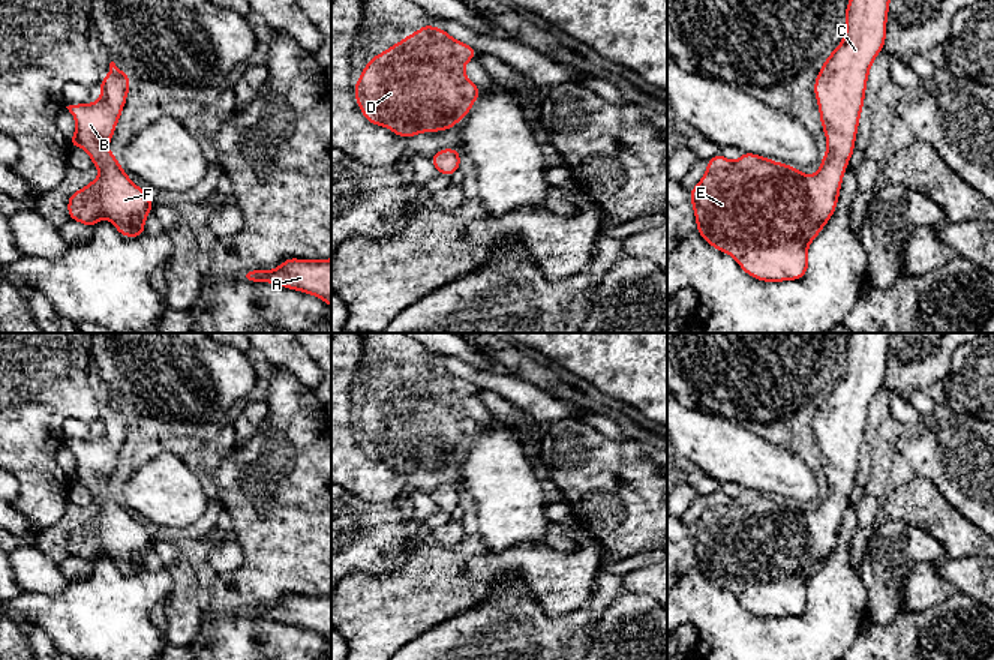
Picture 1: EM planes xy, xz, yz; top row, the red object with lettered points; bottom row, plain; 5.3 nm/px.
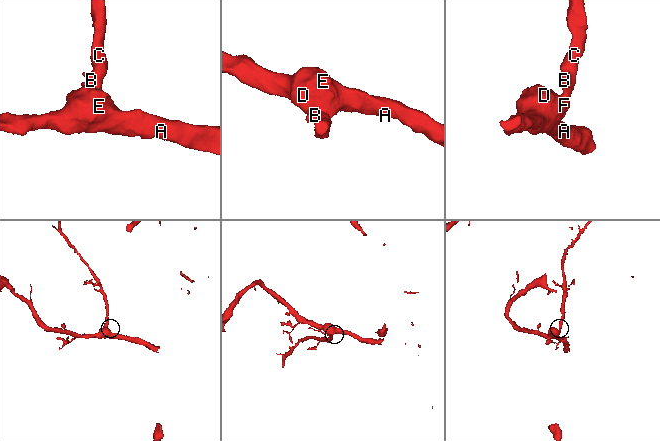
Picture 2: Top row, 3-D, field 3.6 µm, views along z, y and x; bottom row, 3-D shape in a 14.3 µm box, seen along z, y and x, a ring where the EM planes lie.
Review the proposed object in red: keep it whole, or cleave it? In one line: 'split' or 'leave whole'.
leave whole

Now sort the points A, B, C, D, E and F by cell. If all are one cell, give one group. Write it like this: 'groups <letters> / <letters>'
groups A B C D E F

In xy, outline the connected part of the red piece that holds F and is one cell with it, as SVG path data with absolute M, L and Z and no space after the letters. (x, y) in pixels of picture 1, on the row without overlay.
M109 399L108 411L100 417L100 436L66 442L76 458L69 482L81 482L99 504L96 516L69 531L70 556L94 564L106 554L123 573L144 573L147 550L153 546L150 532L136 522L118 501L108 478L114 472L117 458L130 424L130 412Z

